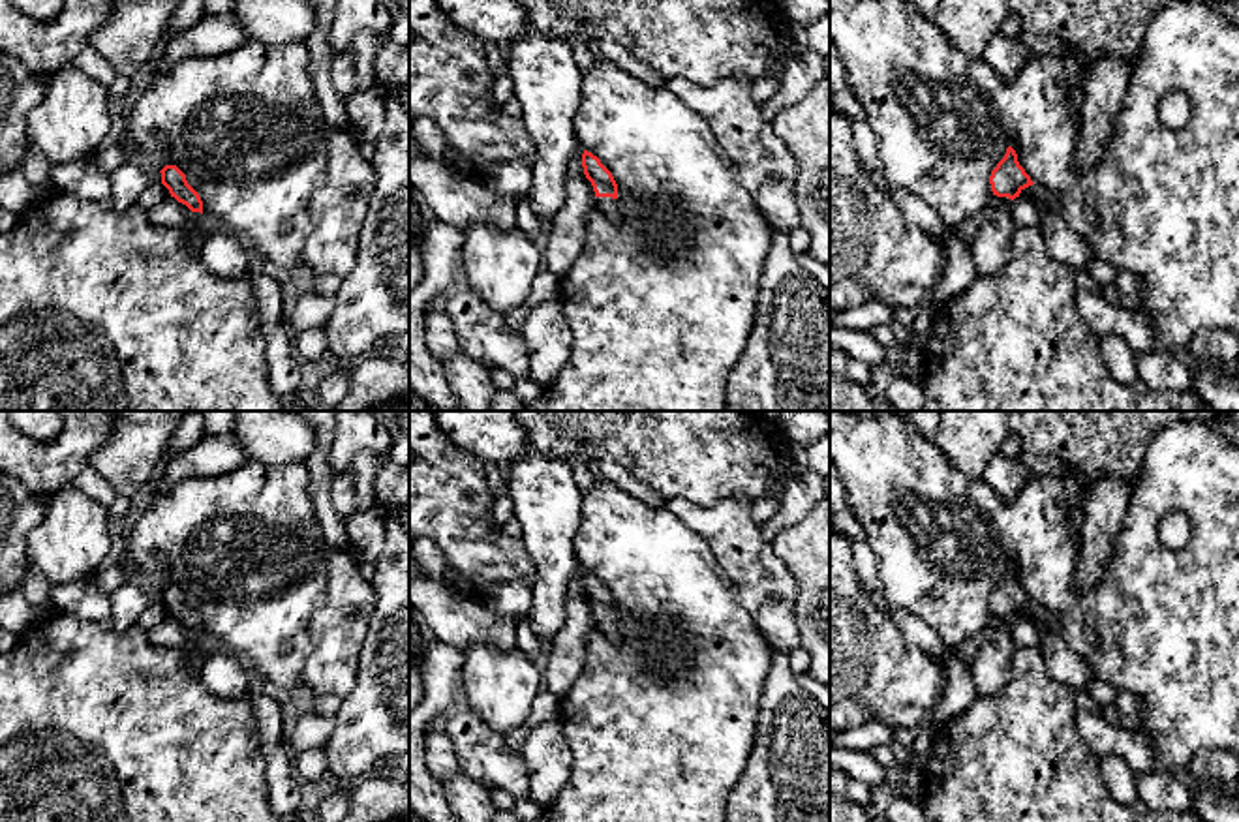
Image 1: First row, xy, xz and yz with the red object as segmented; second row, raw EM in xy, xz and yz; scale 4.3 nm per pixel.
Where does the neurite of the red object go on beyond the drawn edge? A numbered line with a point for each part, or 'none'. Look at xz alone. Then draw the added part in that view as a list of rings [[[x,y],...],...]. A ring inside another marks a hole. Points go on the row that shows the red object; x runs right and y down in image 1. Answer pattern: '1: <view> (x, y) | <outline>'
1: xz (609, 205) | [[[595,197],[595,206],[603,210],[612,221],[620,221],[623,218],[618,199]]]

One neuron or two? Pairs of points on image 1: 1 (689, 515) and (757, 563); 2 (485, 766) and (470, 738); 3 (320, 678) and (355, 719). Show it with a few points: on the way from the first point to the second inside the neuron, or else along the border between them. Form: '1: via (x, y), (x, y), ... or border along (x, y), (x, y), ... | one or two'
1: via (706, 520), (716, 524), (740, 548) | one
2: via (485, 759), (475, 745) | one
3: border along (359, 657), (357, 682), (340, 699) | two

